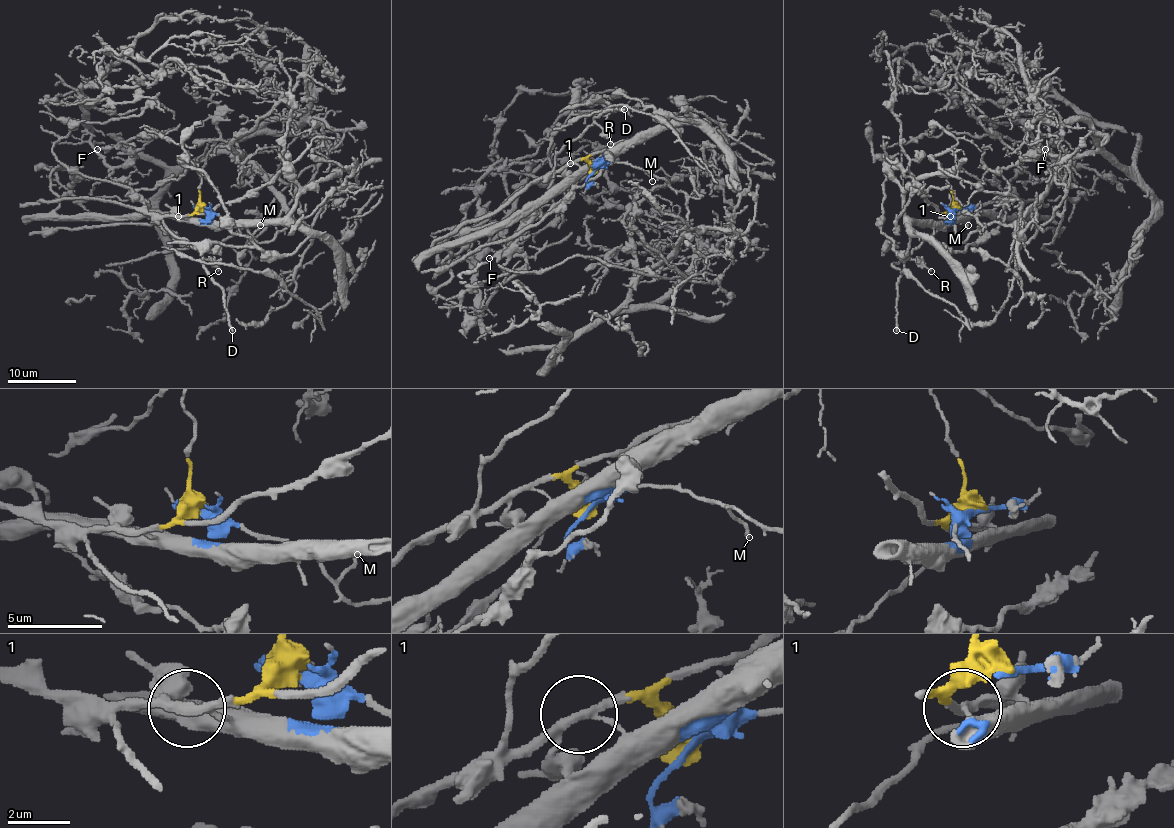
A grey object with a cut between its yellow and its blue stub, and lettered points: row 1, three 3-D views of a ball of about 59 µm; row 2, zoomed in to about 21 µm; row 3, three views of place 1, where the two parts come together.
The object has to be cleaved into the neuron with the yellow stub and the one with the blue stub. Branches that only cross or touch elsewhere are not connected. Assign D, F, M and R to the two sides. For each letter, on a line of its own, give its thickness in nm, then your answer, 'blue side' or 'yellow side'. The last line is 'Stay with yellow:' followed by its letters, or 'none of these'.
D: 200 nm | yellow side
F: 150 nm | blue side
M: 190 nm | blue side
R: 110 nm | yellow side
Stay with yellow: D, R

